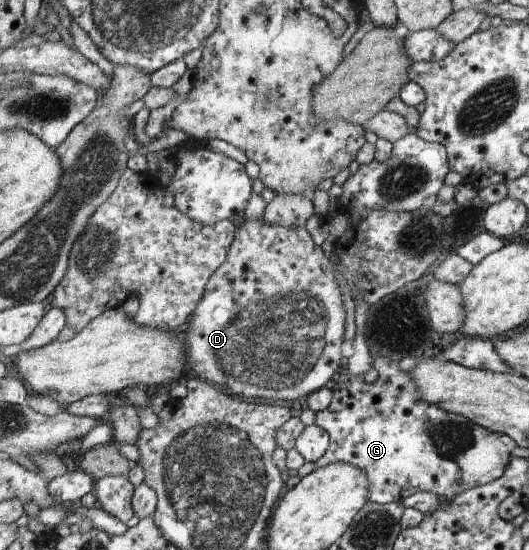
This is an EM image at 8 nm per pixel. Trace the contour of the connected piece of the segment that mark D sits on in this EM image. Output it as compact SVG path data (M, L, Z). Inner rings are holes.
M262 218L250 219L250 221L245 221L244 225L238 226L236 239L224 265L212 276L200 305L191 317L190 323L184 328L184 339L186 339L186 345L188 345L186 347L186 359L188 359L186 376L206 379L212 385L226 390L232 395L262 397L262 399L270 402L280 401L281 403L283 403L282 401L296 401L296 399L305 401L315 391L320 391L326 386L332 386L334 382L332 377L342 367L342 359L346 359L344 353L342 353L342 341L344 341L344 335L346 335L346 321L348 321L348 313L346 313L346 305L344 305L344 299L342 299L340 283L336 279L334 265L330 263L330 259L322 251L322 247L318 247L314 243L314 238L310 235L307 226L288 229L286 226L278 227L278 225L264 223Z

